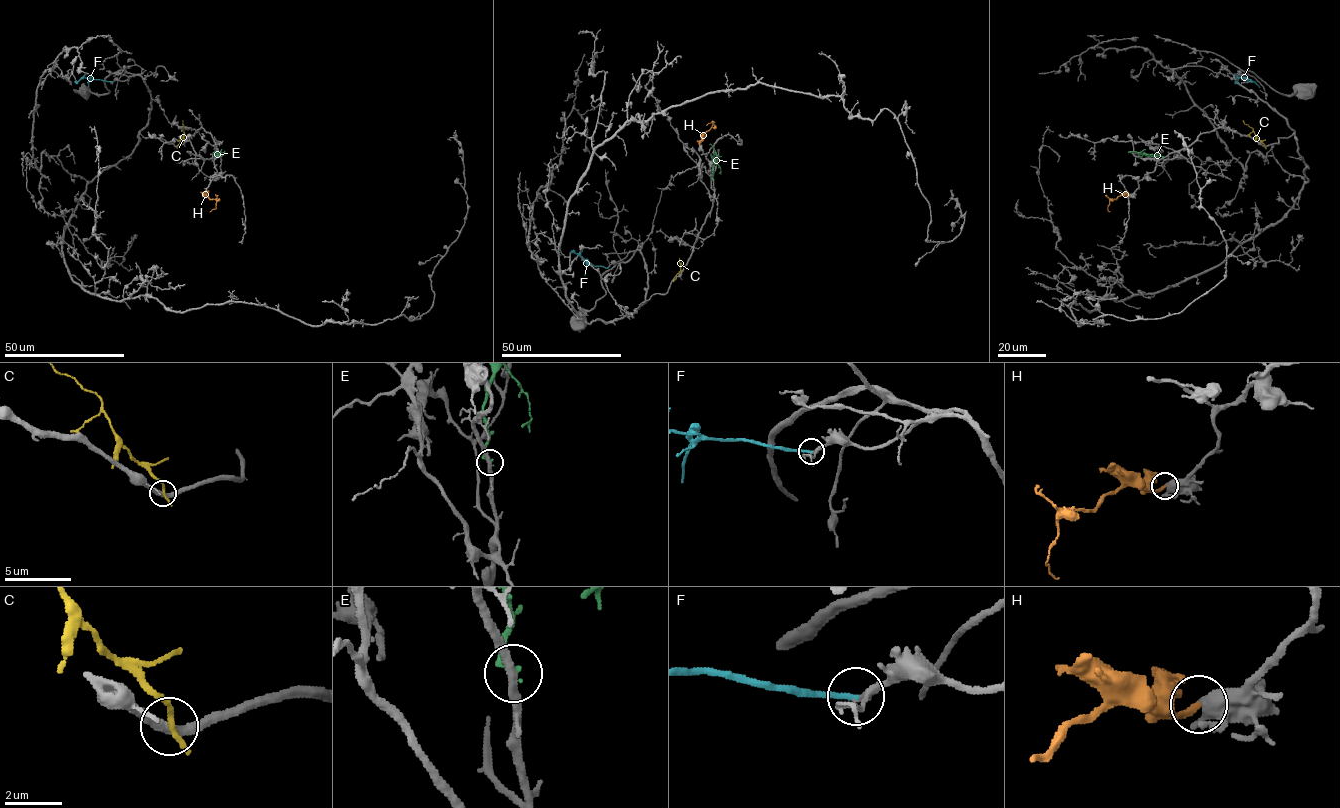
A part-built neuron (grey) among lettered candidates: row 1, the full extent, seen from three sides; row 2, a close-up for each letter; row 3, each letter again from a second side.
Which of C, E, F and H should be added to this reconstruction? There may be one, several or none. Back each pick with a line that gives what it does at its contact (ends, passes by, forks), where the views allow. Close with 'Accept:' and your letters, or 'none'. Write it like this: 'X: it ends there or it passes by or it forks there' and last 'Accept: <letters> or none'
F: it ends there
H: it ends there
Accept: F, H

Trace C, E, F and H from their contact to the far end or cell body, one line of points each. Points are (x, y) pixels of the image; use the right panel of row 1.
C: (1264, 146), (1242, 120)
E: (1164, 157), (1129, 152)
F: (1251, 82), (1240, 77), (1236, 82)
H: (1129, 195), (1111, 199), (1107, 209), (1109, 212)

